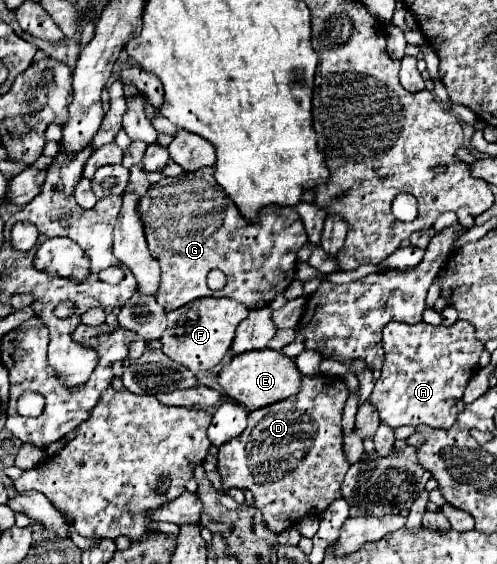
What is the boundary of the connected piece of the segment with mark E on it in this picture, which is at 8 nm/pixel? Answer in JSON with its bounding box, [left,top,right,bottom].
[218,349,302,411]

